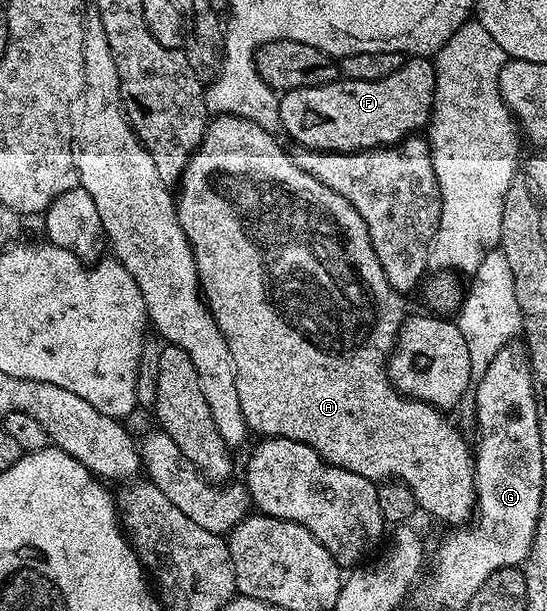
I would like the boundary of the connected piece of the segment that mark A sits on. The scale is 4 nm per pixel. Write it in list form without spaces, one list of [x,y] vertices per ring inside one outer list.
[[[232,114],[212,117],[201,144],[195,149],[195,155],[177,183],[175,203],[179,223],[195,257],[203,300],[221,336],[225,336],[229,352],[233,352],[233,364],[237,364],[237,397],[241,400],[241,412],[245,412],[248,431],[252,435],[259,434],[255,436],[288,438],[309,444],[309,448],[313,448],[313,452],[321,455],[330,466],[357,472],[357,476],[365,476],[370,482],[382,484],[394,480],[413,492],[415,505],[422,513],[424,510],[437,521],[448,522],[448,527],[464,527],[472,521],[475,512],[475,460],[468,439],[467,442],[463,439],[462,432],[447,419],[450,417],[444,411],[400,394],[387,377],[387,360],[395,349],[395,341],[399,338],[399,329],[405,317],[404,295],[398,294],[387,283],[385,268],[381,268],[381,260],[377,260],[377,252],[373,252],[369,232],[361,216],[357,216],[357,208],[353,208],[345,196],[337,196],[333,188],[325,188],[321,180],[302,170],[294,157],[283,151],[282,144],[275,137],[272,131],[261,128],[261,124],[253,124],[253,120]]]

